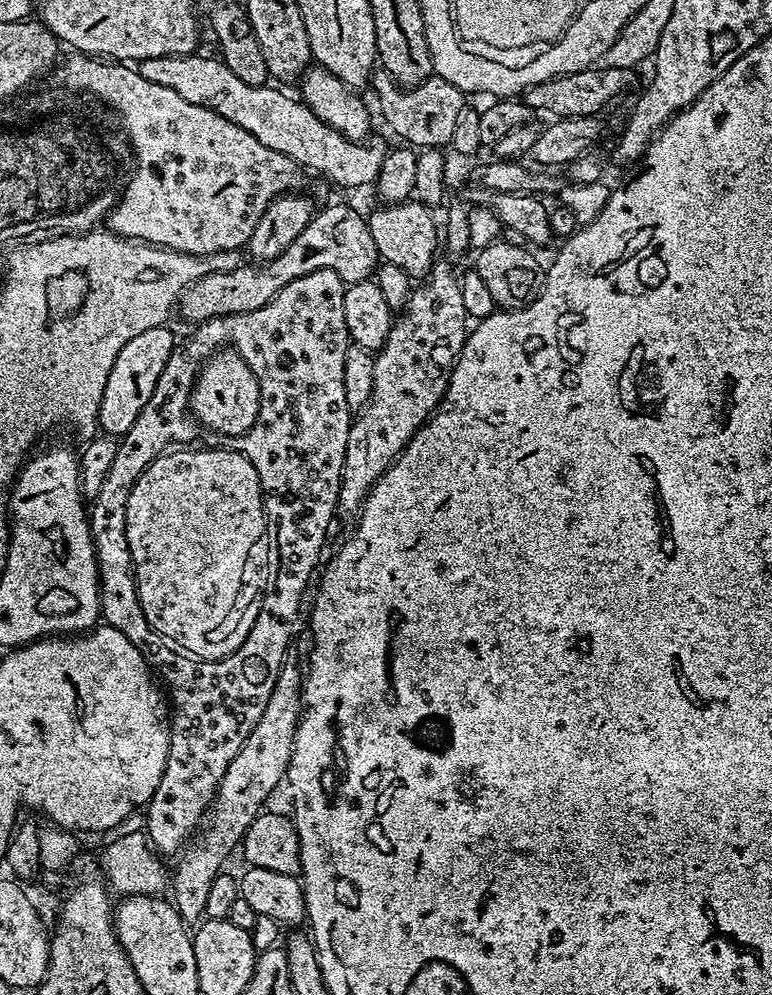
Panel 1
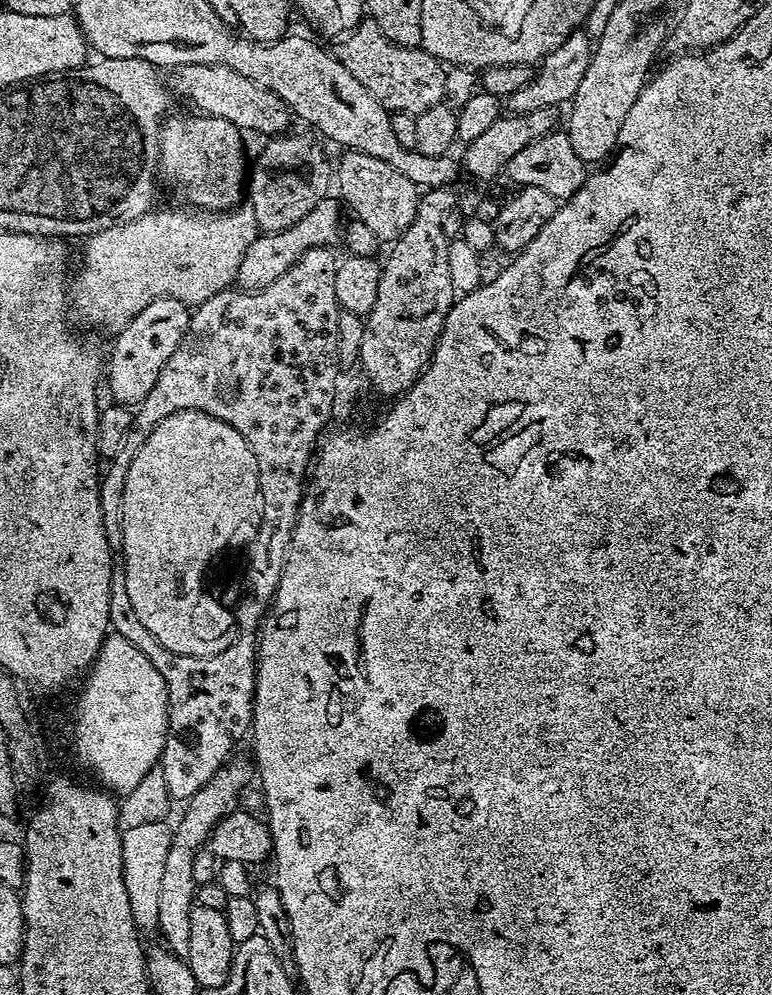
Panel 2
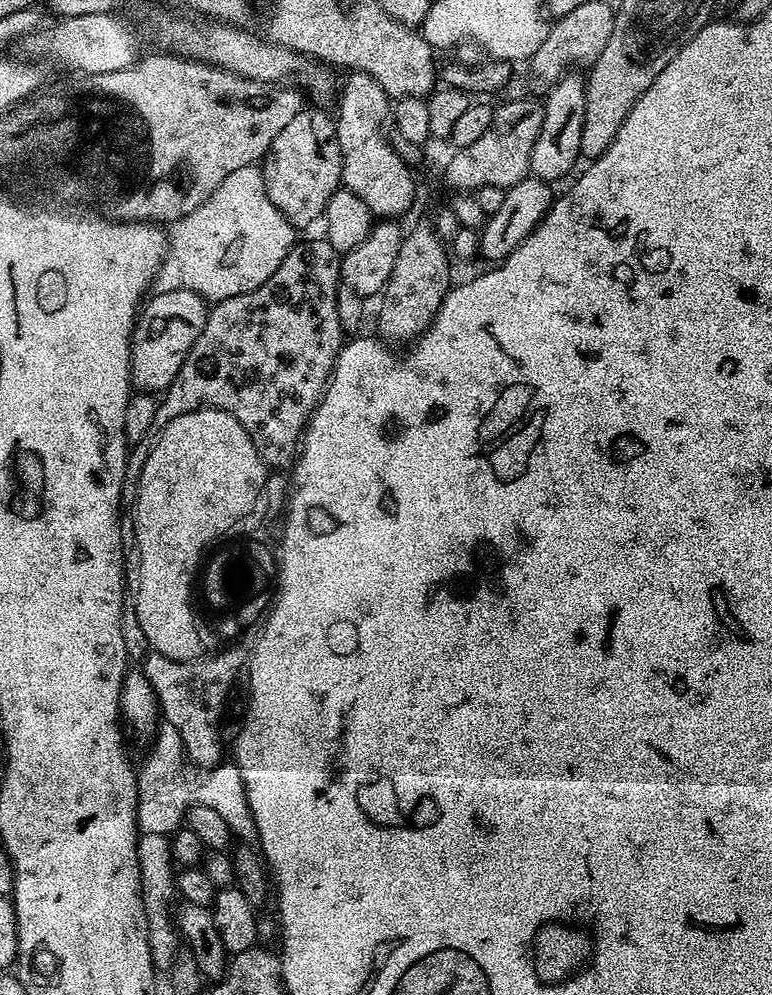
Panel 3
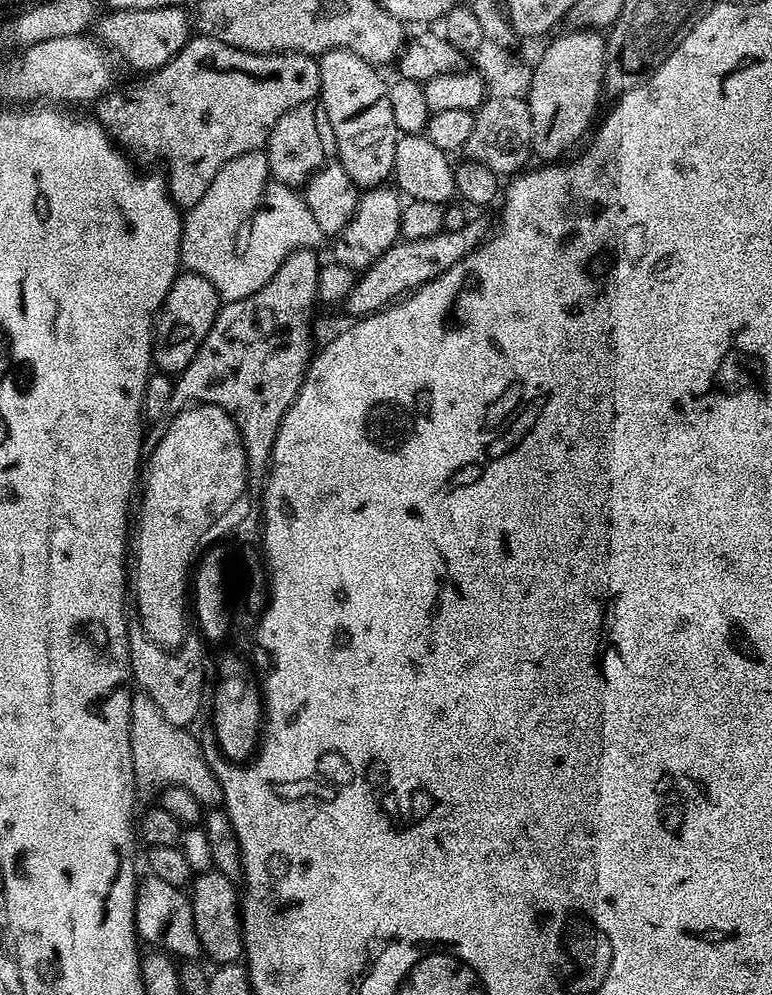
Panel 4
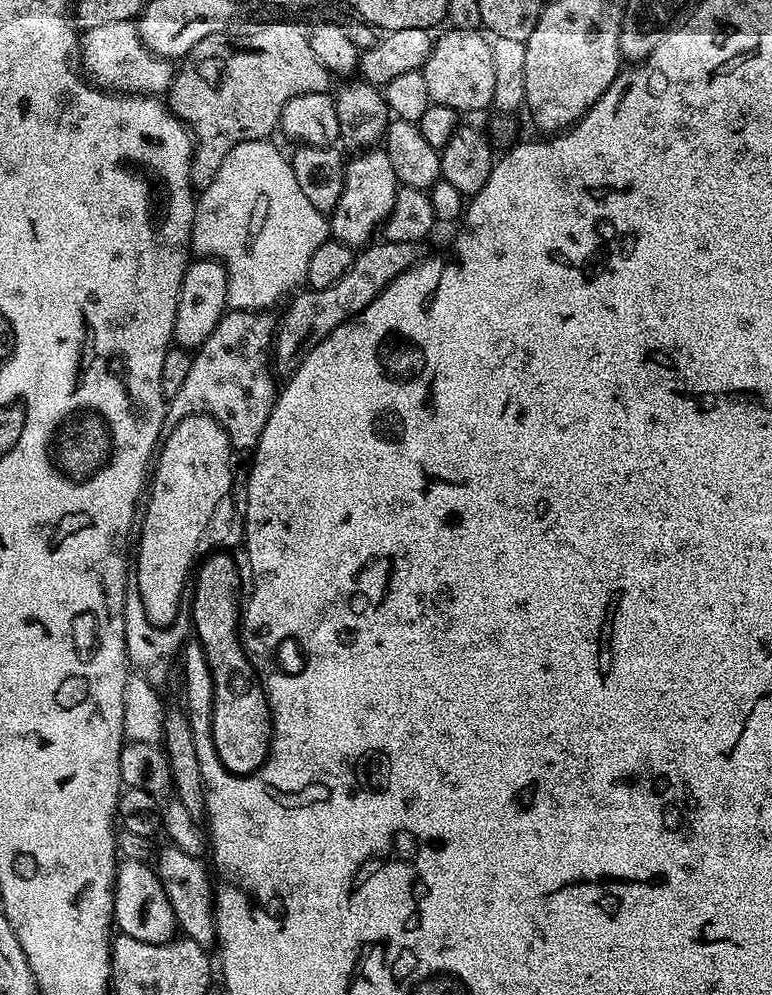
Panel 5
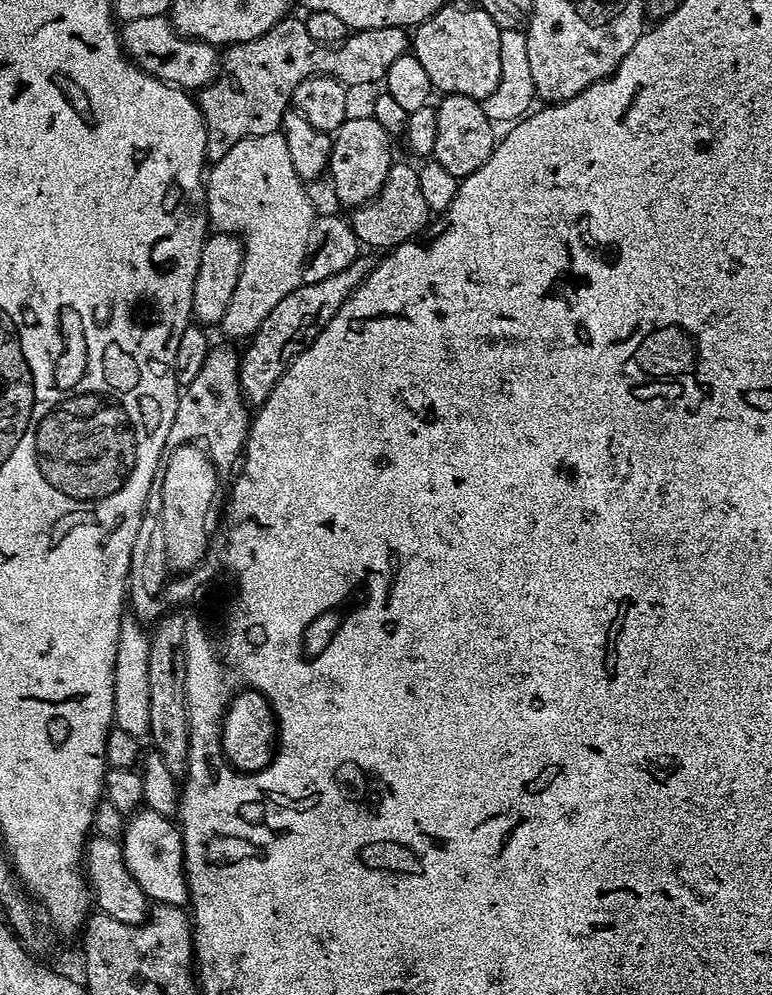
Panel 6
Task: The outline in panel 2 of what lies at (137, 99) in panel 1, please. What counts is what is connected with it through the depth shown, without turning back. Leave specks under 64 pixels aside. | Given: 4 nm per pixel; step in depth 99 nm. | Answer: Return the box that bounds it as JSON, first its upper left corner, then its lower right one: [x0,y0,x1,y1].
[158,114,246,214]

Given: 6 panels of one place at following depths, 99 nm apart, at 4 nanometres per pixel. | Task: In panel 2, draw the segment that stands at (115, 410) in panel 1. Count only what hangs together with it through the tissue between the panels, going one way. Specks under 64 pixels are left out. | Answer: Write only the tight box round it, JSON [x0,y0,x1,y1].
[106,300,190,406]

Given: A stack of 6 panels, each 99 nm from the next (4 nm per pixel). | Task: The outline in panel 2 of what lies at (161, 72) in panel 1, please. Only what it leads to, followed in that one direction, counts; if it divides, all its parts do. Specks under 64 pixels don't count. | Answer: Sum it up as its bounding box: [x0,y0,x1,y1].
[167,66,292,136]

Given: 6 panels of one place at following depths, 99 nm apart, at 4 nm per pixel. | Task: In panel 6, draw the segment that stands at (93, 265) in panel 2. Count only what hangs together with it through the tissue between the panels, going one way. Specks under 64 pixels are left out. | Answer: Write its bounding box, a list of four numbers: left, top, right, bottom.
[206,131,318,338]

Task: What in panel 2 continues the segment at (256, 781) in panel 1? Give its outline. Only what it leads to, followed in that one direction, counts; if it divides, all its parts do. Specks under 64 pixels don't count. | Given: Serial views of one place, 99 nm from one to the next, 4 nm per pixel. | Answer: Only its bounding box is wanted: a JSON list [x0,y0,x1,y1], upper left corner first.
[159,759,254,959]

